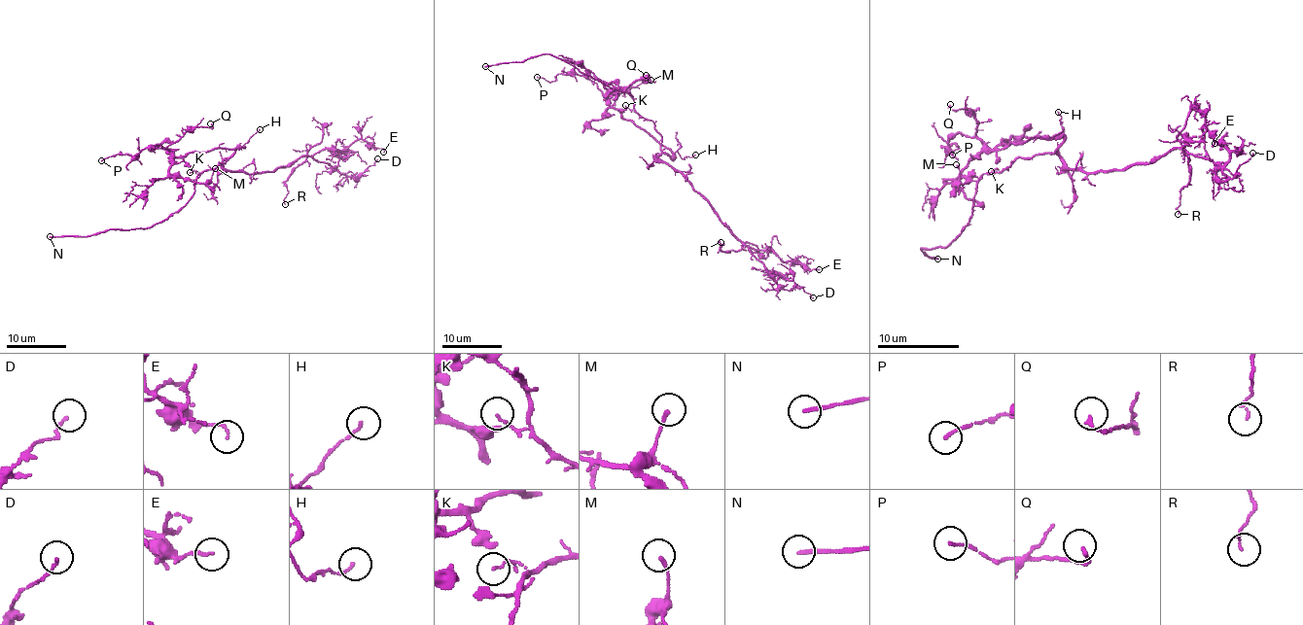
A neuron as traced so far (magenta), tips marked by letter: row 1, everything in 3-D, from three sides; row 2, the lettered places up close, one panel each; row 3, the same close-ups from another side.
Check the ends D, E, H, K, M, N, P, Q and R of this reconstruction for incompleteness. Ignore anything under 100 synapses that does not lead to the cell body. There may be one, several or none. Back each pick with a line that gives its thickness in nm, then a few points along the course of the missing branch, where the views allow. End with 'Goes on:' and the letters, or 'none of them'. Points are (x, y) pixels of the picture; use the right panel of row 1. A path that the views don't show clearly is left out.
N: Thickness 190 nm. Course of what is missing: (937, 259), (999, 309), (1023, 321), (1034, 331), (1041, 331), (1045, 326)
Goes on: N

